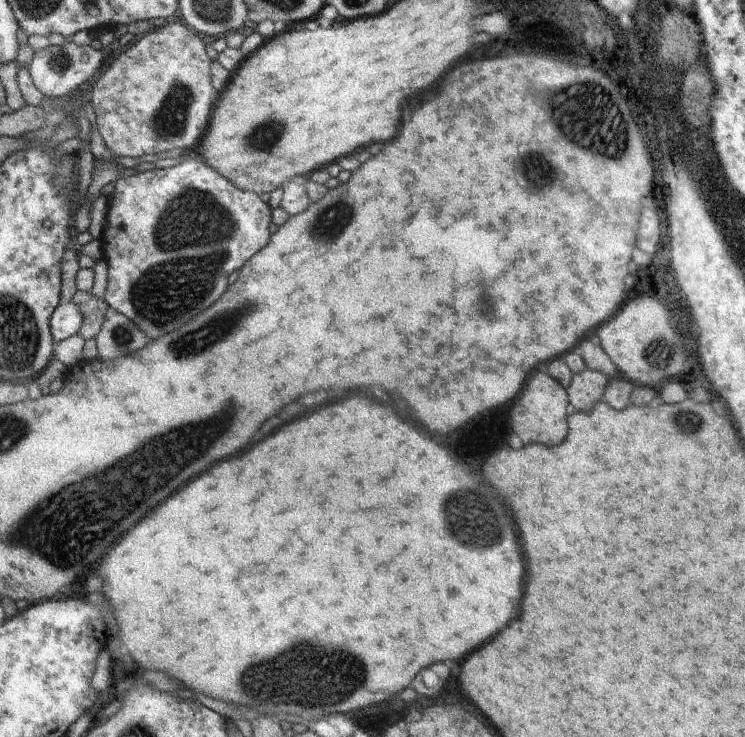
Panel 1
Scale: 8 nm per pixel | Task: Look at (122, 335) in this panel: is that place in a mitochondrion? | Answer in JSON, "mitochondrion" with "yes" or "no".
{"mitochondrion":"yes"}

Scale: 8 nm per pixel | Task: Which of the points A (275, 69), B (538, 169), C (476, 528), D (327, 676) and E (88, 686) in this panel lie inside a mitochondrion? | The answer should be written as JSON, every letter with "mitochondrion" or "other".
{"A":"other","B":"mitochondrion","C":"mitochondrion","D":"mitochondrion","E":"other"}

